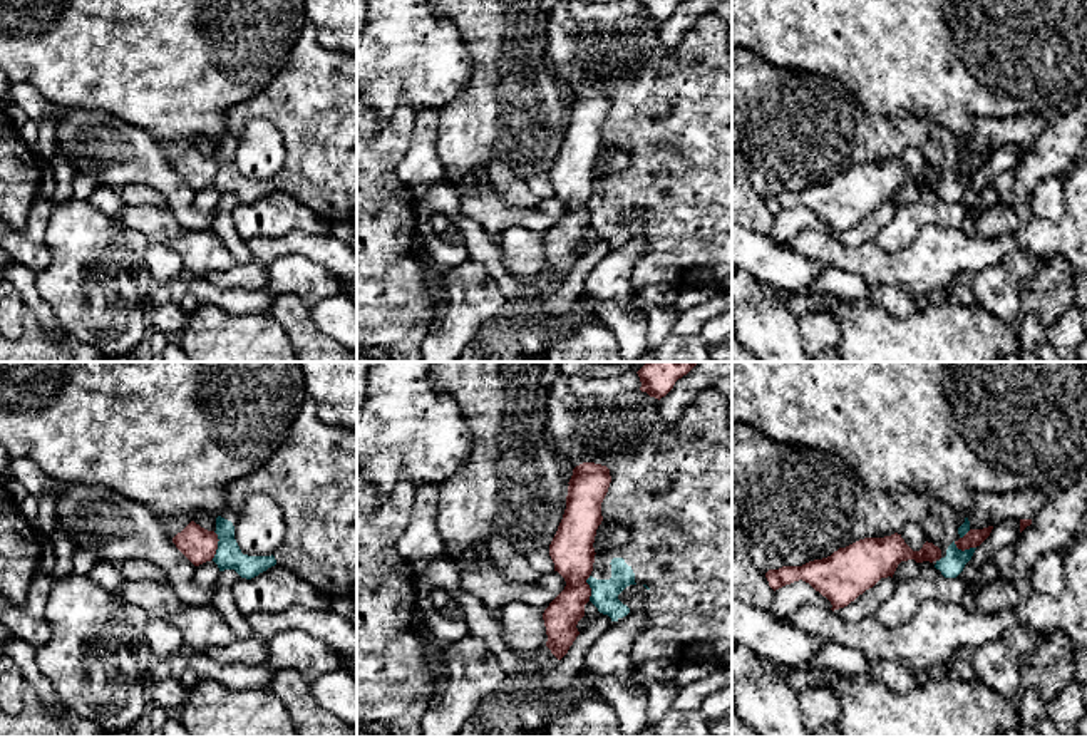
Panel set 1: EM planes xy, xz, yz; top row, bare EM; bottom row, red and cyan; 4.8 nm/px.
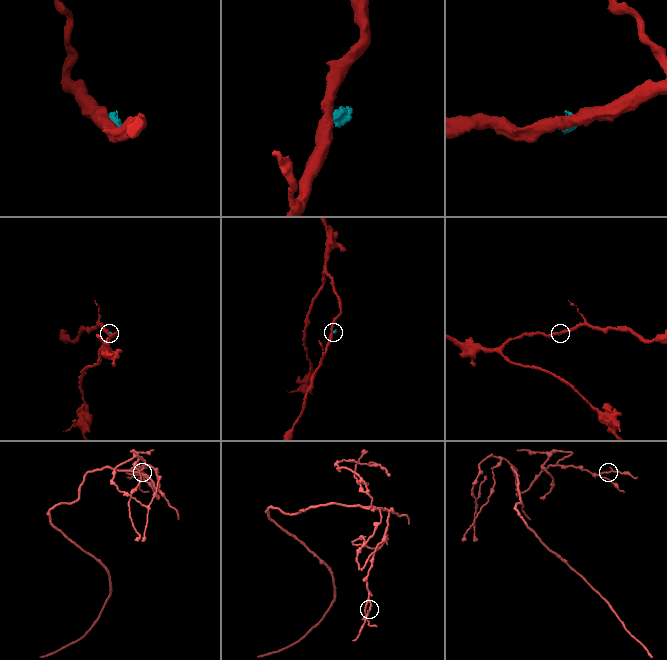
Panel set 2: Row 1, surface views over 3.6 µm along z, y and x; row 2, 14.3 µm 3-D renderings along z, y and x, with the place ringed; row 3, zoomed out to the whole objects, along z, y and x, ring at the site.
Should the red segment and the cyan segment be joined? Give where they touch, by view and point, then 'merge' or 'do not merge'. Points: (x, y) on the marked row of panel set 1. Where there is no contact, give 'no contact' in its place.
meets red in xy at (216, 545); do not merge

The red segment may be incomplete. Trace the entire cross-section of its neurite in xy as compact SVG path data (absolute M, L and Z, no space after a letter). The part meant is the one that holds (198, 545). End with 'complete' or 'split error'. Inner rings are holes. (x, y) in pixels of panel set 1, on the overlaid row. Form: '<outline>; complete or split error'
M191 521L173 538L176 548L194 564L211 561L218 549L218 534Z; complete

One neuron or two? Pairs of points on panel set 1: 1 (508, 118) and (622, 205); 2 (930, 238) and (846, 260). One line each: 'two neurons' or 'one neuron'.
1: two neurons
2: one neuron

